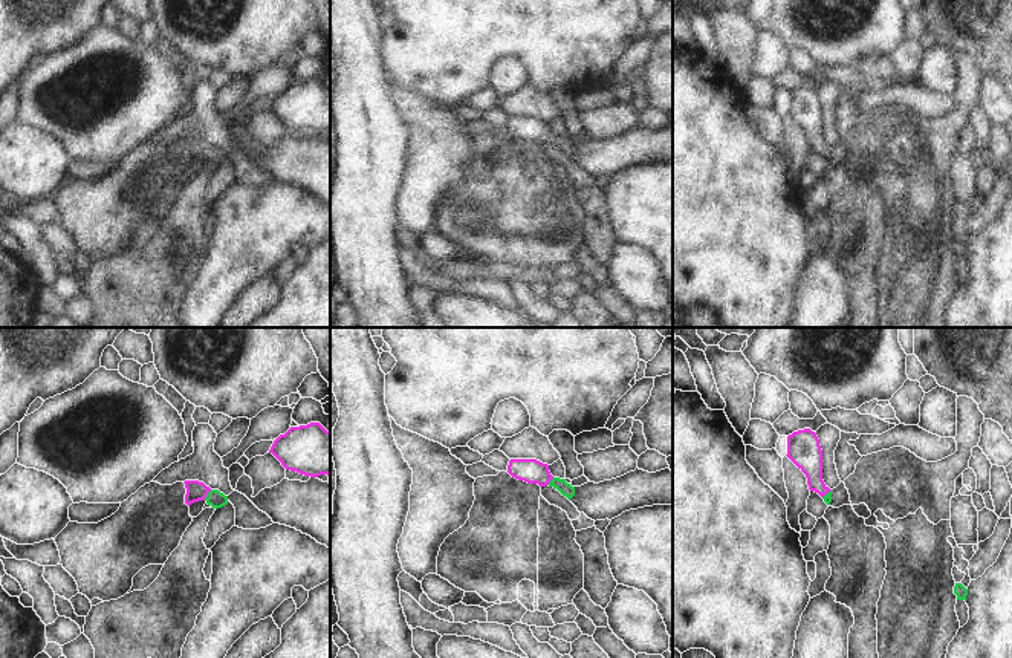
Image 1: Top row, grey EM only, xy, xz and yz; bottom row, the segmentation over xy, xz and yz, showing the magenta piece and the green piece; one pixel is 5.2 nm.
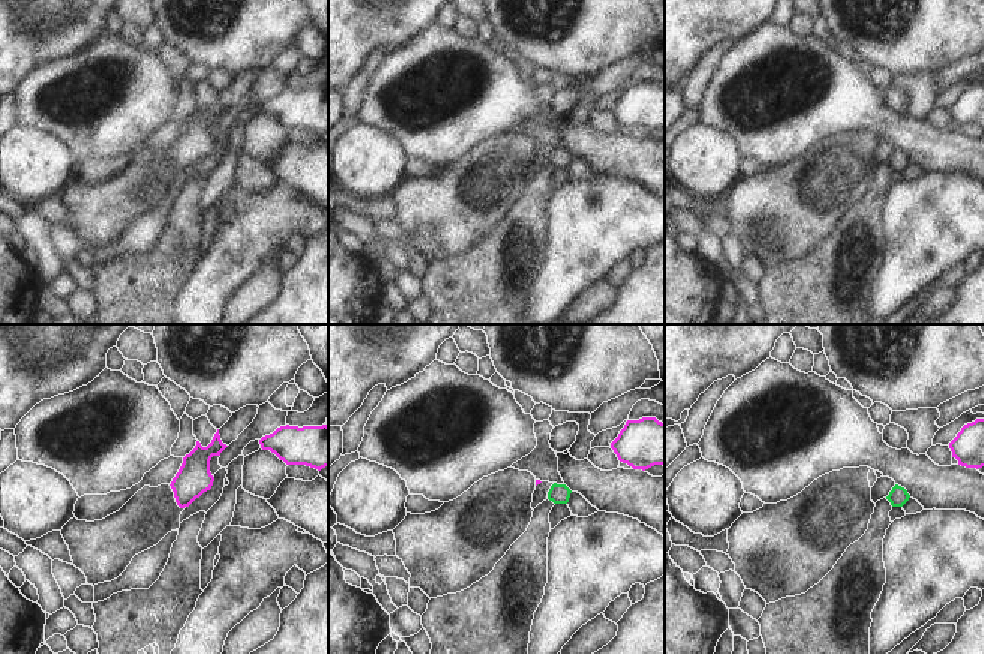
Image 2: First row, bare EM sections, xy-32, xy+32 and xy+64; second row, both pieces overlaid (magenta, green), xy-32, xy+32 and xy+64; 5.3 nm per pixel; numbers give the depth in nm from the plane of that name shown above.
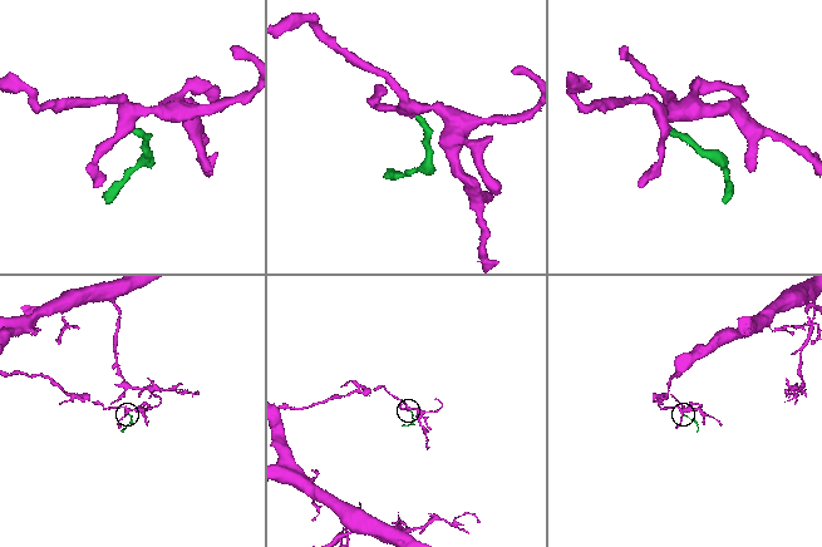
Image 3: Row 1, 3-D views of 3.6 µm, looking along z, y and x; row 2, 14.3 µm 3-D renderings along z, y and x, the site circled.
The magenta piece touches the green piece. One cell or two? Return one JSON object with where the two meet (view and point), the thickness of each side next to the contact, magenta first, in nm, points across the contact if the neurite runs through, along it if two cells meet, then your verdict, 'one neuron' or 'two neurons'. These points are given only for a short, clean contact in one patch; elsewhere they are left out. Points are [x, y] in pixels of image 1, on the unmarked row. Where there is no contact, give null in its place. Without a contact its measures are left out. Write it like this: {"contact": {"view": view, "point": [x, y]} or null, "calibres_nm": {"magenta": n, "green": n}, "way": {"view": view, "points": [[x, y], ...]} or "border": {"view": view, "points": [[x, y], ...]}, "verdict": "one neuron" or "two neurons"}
{"contact": {"view": "xy", "point": [207, 150]}, "calibres_nm": {"magenta": 100, "green": 90}, "way": {"view": "xy", "points": [[196, 147], [207, 150], [214, 155]]}, "verdict": "one neuron"}

